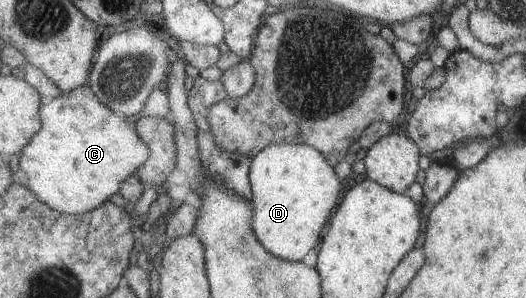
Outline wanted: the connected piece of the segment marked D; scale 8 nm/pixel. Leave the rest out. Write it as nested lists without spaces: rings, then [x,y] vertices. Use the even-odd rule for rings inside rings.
[[[271,144],[252,158],[250,180],[254,191],[252,219],[257,239],[284,260],[301,262],[320,245],[335,207],[339,205],[343,183],[332,164],[309,144]]]

